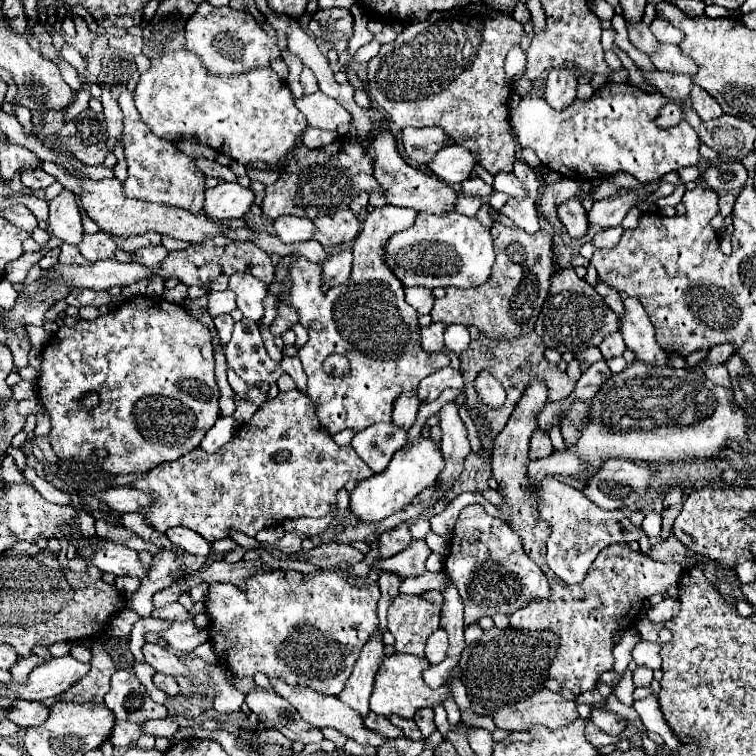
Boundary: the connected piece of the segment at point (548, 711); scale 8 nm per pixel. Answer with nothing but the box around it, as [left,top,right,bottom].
[493,691,577,733]

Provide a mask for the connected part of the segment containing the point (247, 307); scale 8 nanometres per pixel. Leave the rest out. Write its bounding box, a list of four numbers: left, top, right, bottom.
[229,273,267,321]

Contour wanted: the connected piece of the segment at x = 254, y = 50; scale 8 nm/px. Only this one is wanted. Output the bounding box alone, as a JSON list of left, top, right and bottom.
[185,1,279,75]

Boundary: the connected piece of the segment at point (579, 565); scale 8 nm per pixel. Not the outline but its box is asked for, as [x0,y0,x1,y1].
[531,475,639,583]

